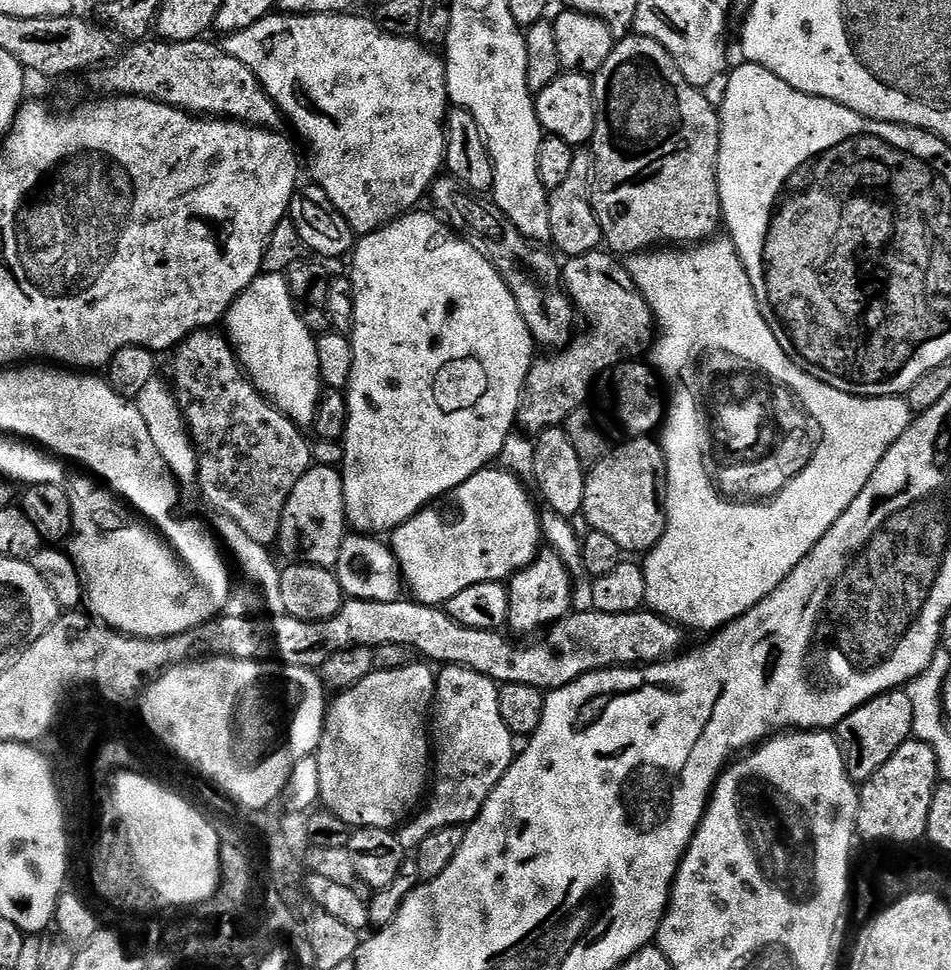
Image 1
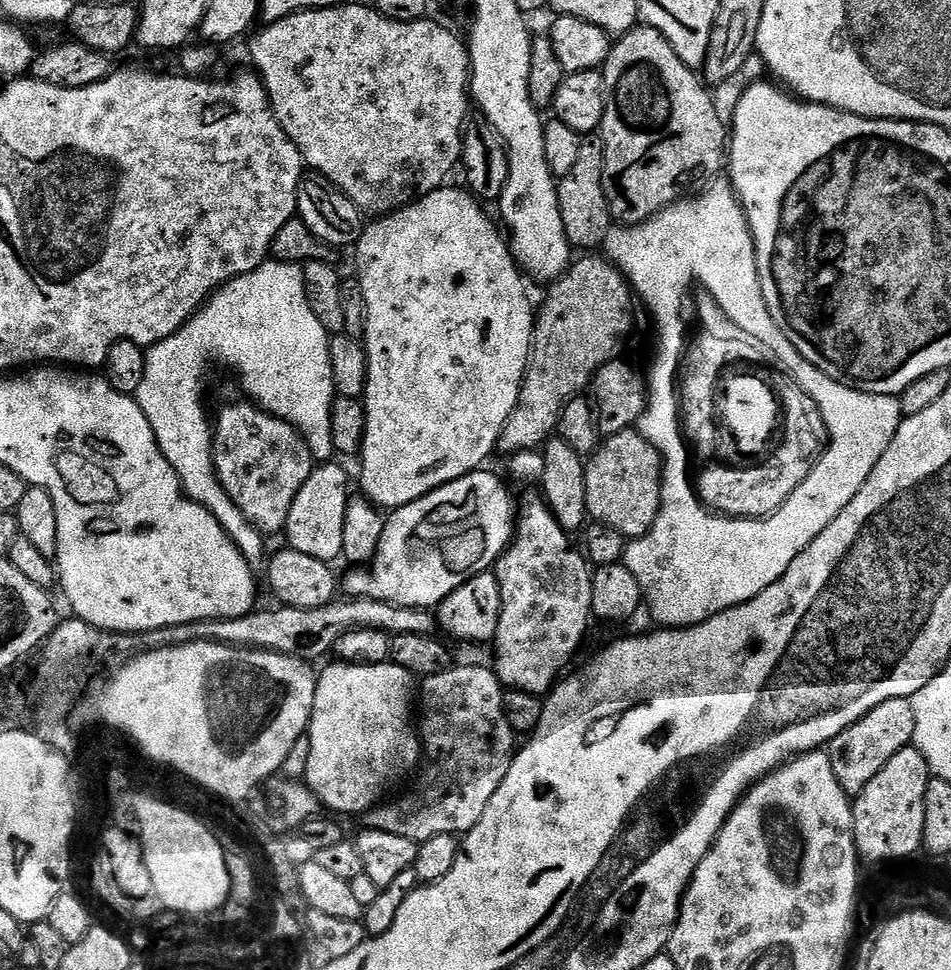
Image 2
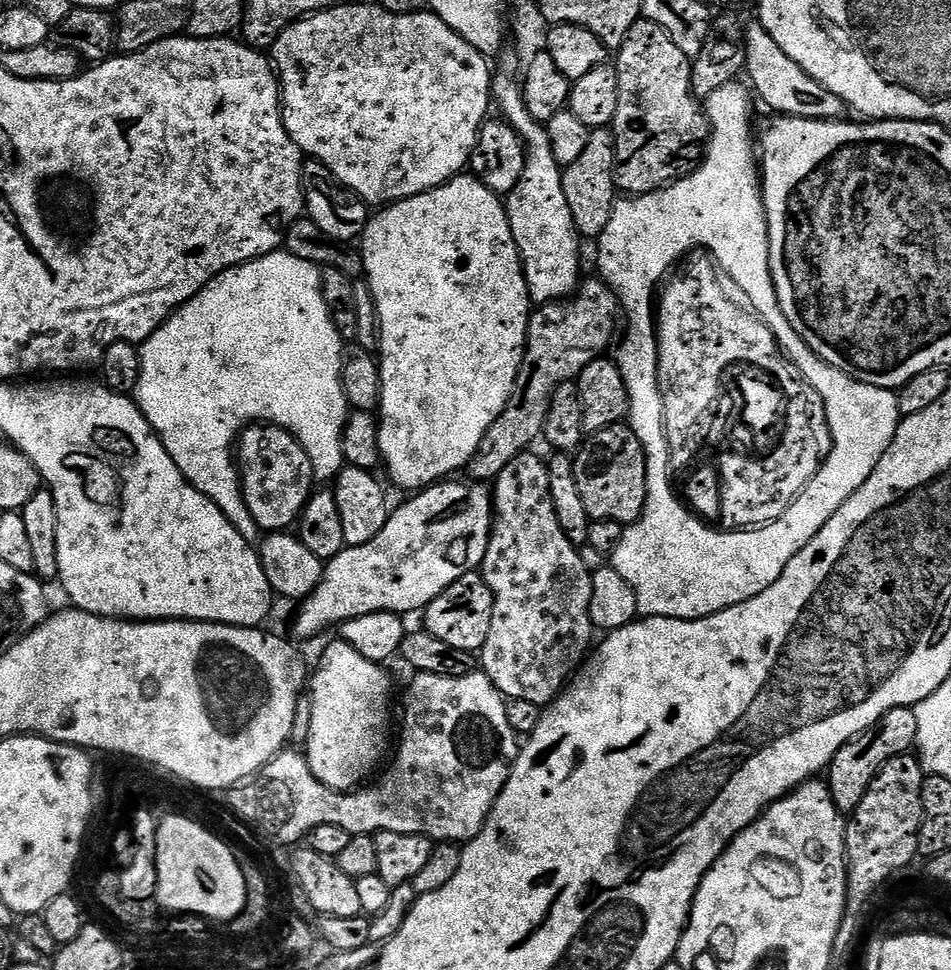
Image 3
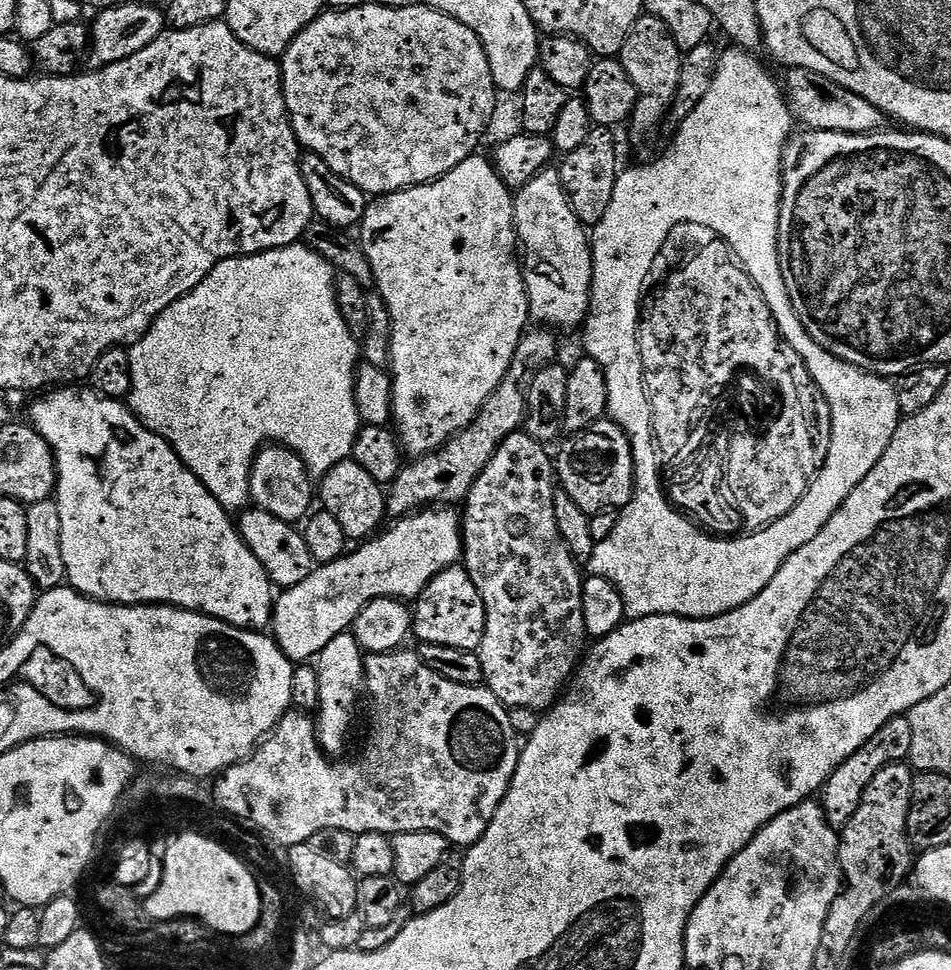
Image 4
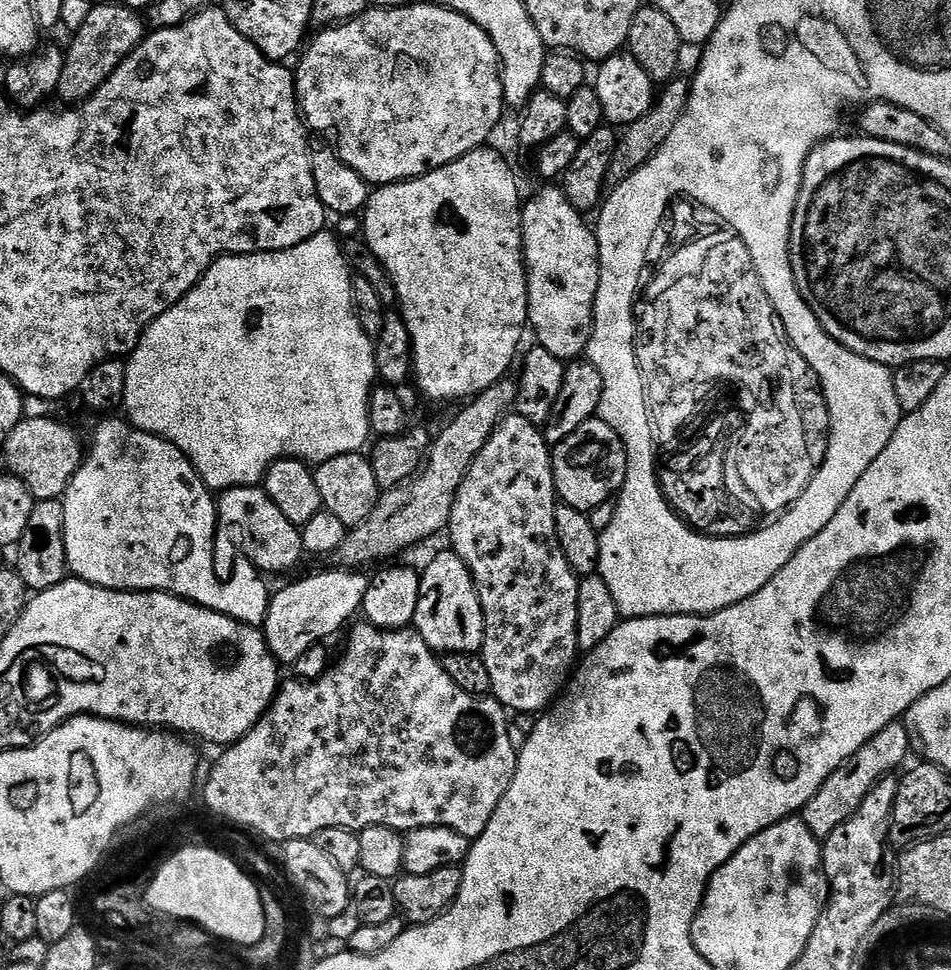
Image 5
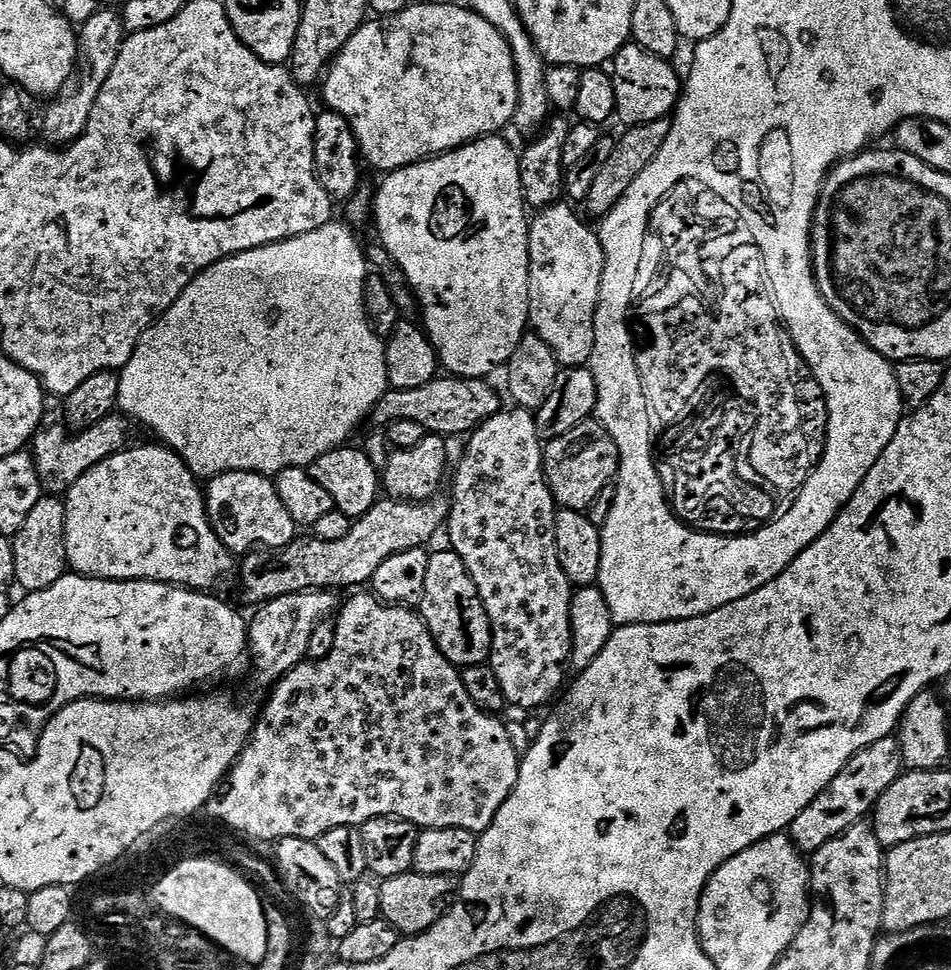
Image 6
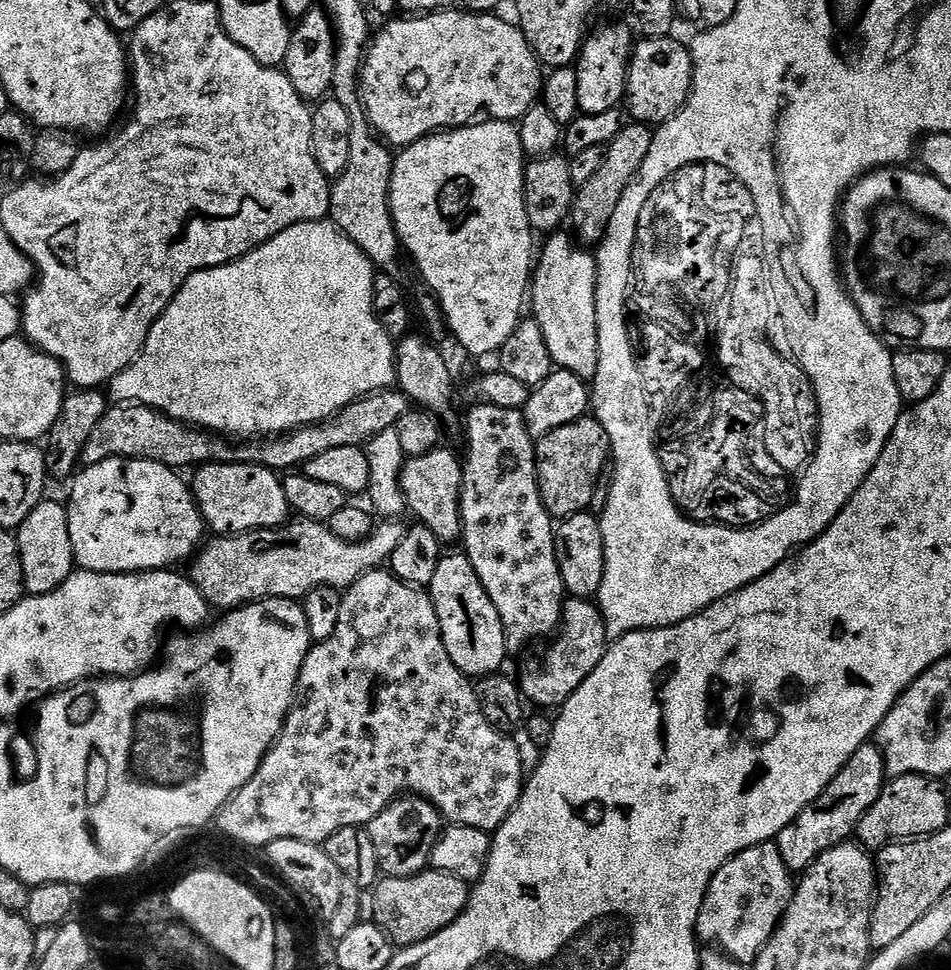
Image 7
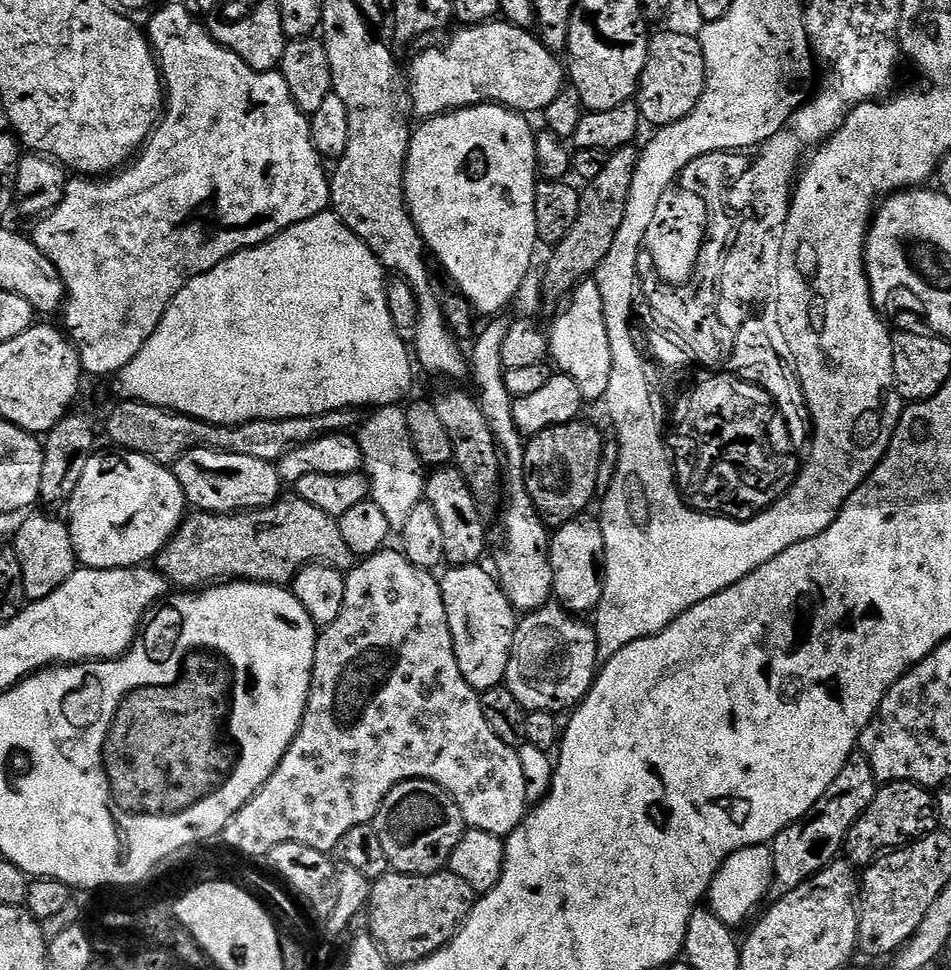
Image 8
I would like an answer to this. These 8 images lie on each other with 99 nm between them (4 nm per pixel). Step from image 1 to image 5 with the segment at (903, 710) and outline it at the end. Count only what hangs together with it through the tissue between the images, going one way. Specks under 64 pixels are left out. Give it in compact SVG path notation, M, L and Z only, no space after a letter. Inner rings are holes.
M897 722L874 734L870 742L863 744L851 758L842 762L842 766L838 766L838 770L834 770L834 774L830 774L830 778L822 782L814 798L810 798L810 802L802 810L802 819L810 834L814 834L821 842L834 834L834 830L838 830L838 826L842 826L842 822L849 820L858 810L858 806L866 802L866 794L874 790L876 783L897 771L895 768L907 758L911 744L914 744L914 740L910 735L909 725Z

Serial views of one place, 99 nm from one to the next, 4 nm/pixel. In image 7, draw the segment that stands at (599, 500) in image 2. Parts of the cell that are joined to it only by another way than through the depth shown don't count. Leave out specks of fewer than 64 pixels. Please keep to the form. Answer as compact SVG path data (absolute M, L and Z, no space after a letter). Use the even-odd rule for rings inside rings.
M586 415L581 420L570 422L570 426L558 426L558 430L550 430L550 434L539 437L536 446L536 477L540 487L540 497L546 510L553 518L573 516L579 512L587 512L592 507L594 490L602 482L600 476L604 467L610 464L610 449L606 430L591 415Z

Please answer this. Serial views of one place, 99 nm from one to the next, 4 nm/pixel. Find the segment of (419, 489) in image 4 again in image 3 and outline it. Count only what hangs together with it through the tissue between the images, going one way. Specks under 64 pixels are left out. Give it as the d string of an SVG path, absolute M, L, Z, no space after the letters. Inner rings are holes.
M599 278L587 280L585 279L571 296L562 300L554 300L550 304L541 304L528 317L528 341L524 347L522 366L518 370L518 378L512 396L500 417L486 430L486 436L482 438L474 458L466 467L466 472L473 476L469 476L473 481L495 481L496 476L502 474L502 470L506 470L506 466L510 466L510 462L514 458L529 451L533 447L531 444L535 440L541 439L544 422L548 417L550 398L554 394L554 390L558 390L558 386L563 384L573 383L582 374L582 370L586 370L586 366L590 366L590 362L601 359L607 353L604 351L608 347L608 351L613 347L612 335L616 332L618 312L616 295L610 291L603 280Z

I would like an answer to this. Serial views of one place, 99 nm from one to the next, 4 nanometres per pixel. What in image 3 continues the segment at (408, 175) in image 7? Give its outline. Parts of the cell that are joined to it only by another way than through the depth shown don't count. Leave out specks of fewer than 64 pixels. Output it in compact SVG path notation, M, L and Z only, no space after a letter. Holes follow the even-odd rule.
M471 174L455 176L442 186L430 189L417 196L399 200L397 204L381 207L380 212L371 217L358 241L358 251L364 261L363 279L374 298L376 307L376 323L380 329L378 341L378 363L380 366L380 406L378 409L380 433L378 446L382 468L400 488L423 490L437 482L443 481L451 472L465 469L486 430L500 417L508 404L518 378L518 370L522 366L524 347L528 341L528 317L534 311L534 301L528 295L528 283L524 277L524 262L514 242L514 234L510 230L508 210L505 201L495 196L482 181Z

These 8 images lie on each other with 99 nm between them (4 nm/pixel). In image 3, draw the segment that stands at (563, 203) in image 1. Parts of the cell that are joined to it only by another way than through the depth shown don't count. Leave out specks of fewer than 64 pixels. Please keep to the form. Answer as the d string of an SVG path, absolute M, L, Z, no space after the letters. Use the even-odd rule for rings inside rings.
M611 127L593 128L589 131L586 150L569 164L563 165L562 190L566 194L566 206L574 218L574 226L581 237L598 238L608 229L610 214L616 209L616 143Z

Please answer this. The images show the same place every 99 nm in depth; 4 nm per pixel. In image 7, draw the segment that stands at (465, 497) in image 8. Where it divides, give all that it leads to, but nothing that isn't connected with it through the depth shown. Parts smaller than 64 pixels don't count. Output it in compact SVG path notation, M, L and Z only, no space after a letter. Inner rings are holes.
M441 446L430 450L430 454L421 456L410 456L404 461L402 470L402 490L404 491L404 502L409 513L416 515L415 519L434 530L438 538L445 545L452 544L461 539L464 531L462 514L460 513L460 495L462 494L462 478L464 477L464 461L459 455L455 456L447 446Z

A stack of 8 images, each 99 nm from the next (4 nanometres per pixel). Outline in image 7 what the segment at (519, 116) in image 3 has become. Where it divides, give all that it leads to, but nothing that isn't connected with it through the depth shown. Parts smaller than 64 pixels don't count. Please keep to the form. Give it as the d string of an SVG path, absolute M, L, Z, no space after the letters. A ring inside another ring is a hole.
M552 234L547 237L544 249L539 249L538 259L530 281L530 312L546 334L552 363L557 369L578 374L586 382L598 370L598 310L596 309L596 258L585 250L571 235Z

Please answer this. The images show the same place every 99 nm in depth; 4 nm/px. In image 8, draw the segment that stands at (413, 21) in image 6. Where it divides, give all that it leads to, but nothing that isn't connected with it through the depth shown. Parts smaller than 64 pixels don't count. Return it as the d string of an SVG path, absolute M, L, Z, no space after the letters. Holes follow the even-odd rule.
M489 22L487 24L474 24L464 26L459 29L448 41L445 42L444 48L428 48L425 52L420 52L412 60L412 65L408 68L408 88L412 91L412 108L420 115L420 118L431 118L441 116L444 112L455 112L457 108L468 108L472 104L503 104L505 108L511 108L513 112L521 114L543 113L545 108L558 98L558 94L563 92L566 87L566 68L562 63L561 57L542 43L529 29L519 28L507 22Z

